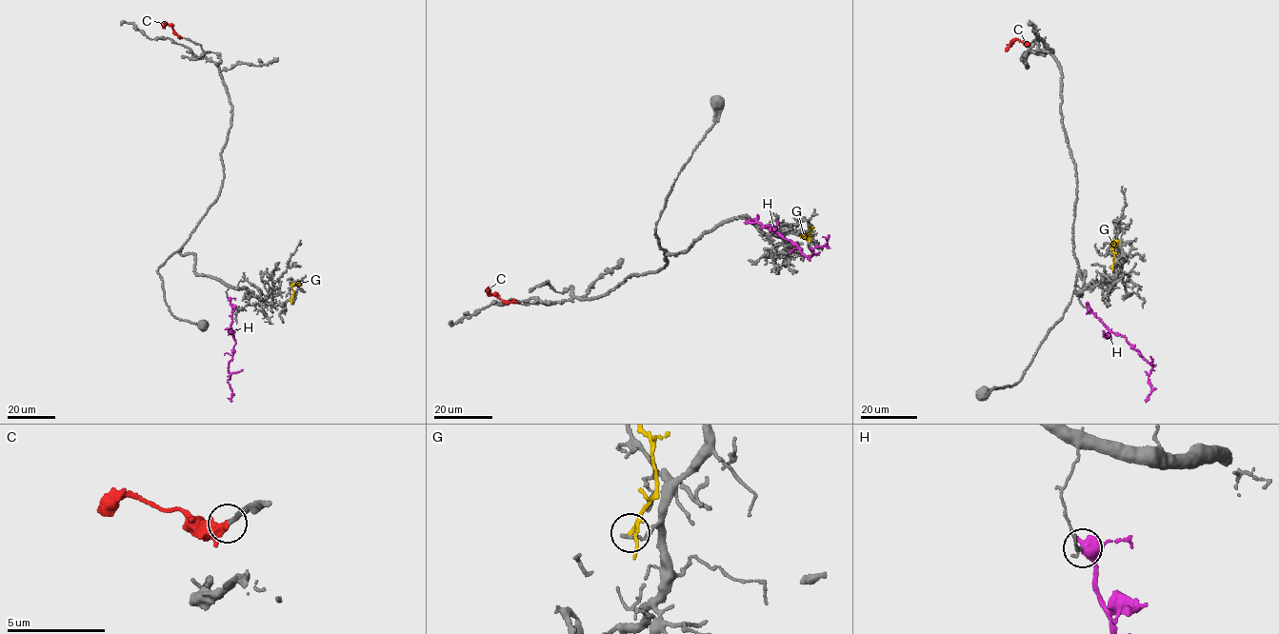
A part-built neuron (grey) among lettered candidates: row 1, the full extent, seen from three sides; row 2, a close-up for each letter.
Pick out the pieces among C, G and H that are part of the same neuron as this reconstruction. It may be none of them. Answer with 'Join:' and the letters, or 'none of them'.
Join: C

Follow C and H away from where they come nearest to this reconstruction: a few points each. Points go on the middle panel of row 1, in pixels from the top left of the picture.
C: (517, 303), (506, 302), (489, 294), (489, 287)
H: (747, 221), (759, 223), (789, 240), (808, 257), (816, 246), (827, 244), (829, 234)

